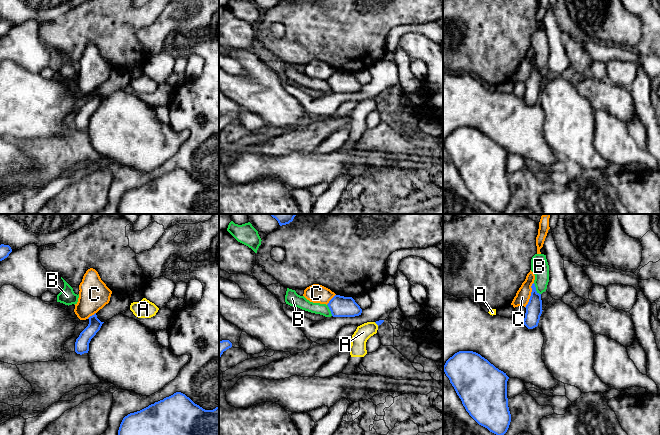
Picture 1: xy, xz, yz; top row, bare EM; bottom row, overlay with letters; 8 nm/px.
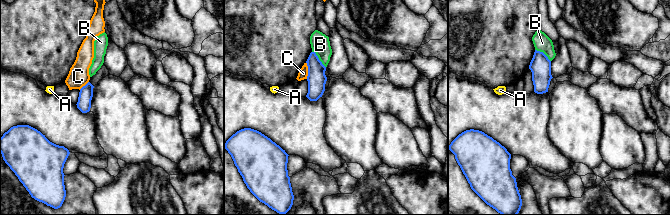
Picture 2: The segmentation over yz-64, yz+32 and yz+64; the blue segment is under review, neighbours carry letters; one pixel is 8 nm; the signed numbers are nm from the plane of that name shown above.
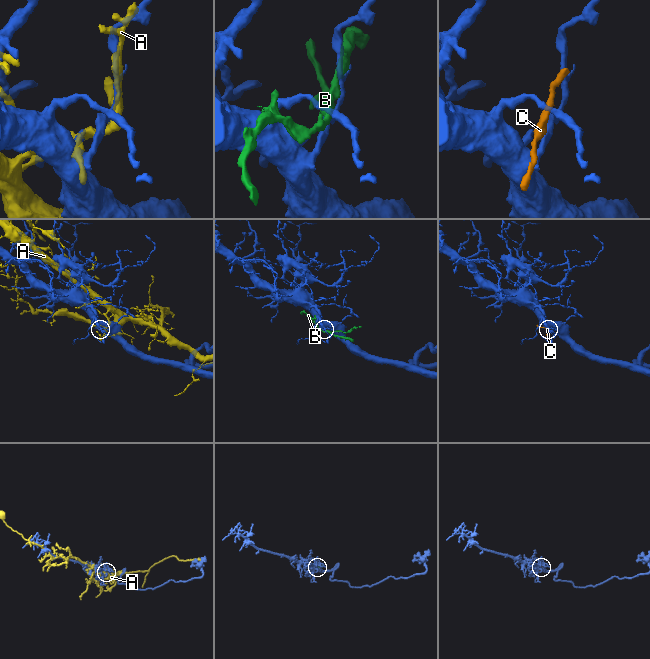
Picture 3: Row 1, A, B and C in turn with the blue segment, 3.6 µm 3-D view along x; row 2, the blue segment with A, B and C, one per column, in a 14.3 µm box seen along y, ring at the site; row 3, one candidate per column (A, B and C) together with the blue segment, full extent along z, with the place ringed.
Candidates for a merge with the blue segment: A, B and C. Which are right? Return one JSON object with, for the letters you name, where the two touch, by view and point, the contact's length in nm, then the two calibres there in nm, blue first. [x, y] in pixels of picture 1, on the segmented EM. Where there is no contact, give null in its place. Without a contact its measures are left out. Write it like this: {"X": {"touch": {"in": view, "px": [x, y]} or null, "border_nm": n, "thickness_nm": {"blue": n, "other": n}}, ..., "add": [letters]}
{"add": []}

